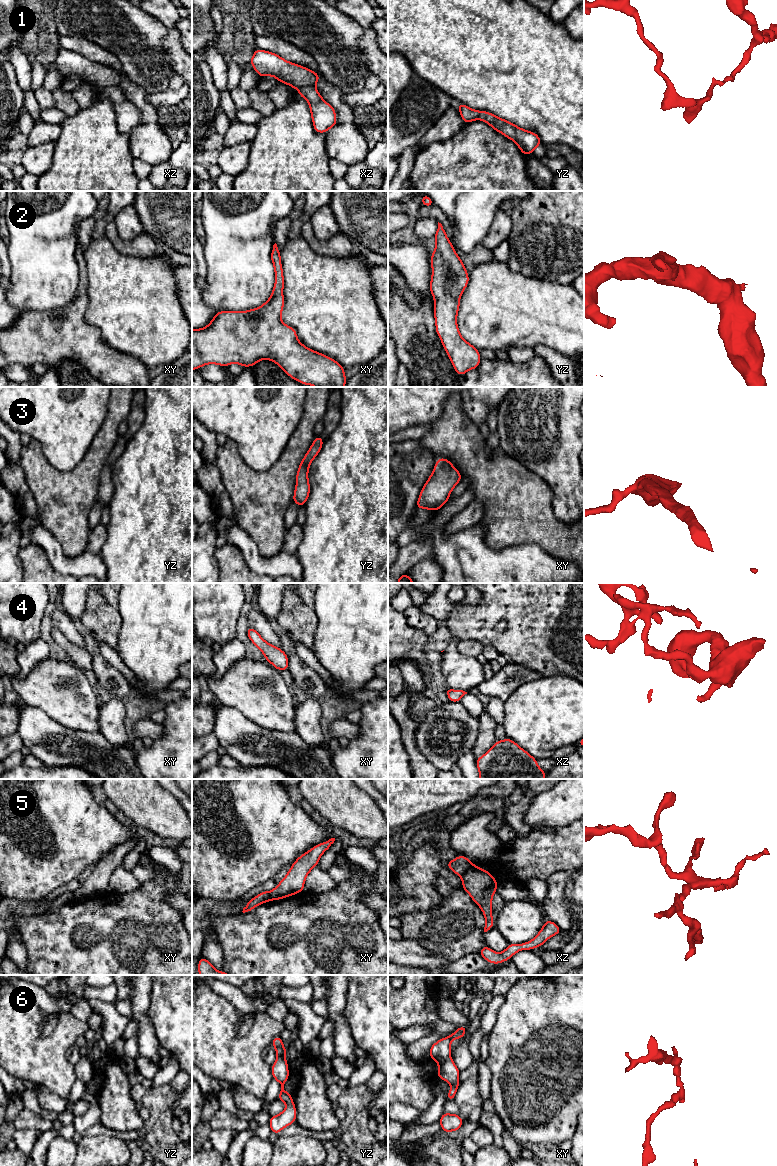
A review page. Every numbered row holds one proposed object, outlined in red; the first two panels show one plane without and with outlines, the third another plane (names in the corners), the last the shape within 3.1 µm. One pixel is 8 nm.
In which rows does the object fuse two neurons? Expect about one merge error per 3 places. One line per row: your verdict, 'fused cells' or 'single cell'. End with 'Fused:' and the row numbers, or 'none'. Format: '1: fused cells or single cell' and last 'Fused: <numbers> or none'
1: single cell
2: single cell
3: single cell
4: single cell
5: fused cells
6: fused cells
Fused: 5, 6

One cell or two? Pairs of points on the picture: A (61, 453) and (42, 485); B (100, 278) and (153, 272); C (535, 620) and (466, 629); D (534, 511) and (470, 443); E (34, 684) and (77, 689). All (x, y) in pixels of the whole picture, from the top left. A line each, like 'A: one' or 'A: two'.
A: two
B: one
C: one
D: one
E: one

